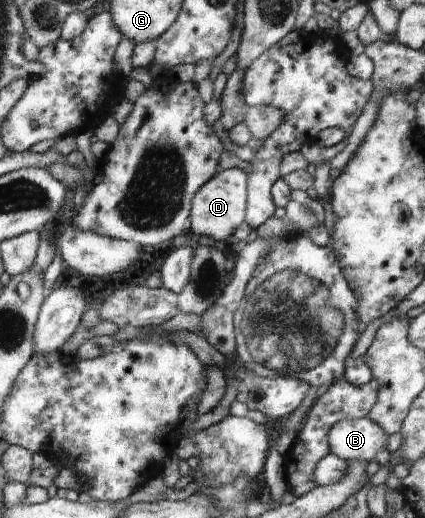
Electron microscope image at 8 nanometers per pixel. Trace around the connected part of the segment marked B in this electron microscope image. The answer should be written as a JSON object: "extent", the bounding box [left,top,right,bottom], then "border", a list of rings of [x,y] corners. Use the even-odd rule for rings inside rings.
{"extent":[328,417,388,461],"border":[[[364,417],[358,420],[338,421],[328,431],[330,452],[344,461],[373,461],[378,451],[386,451],[388,433],[382,427]]]}

